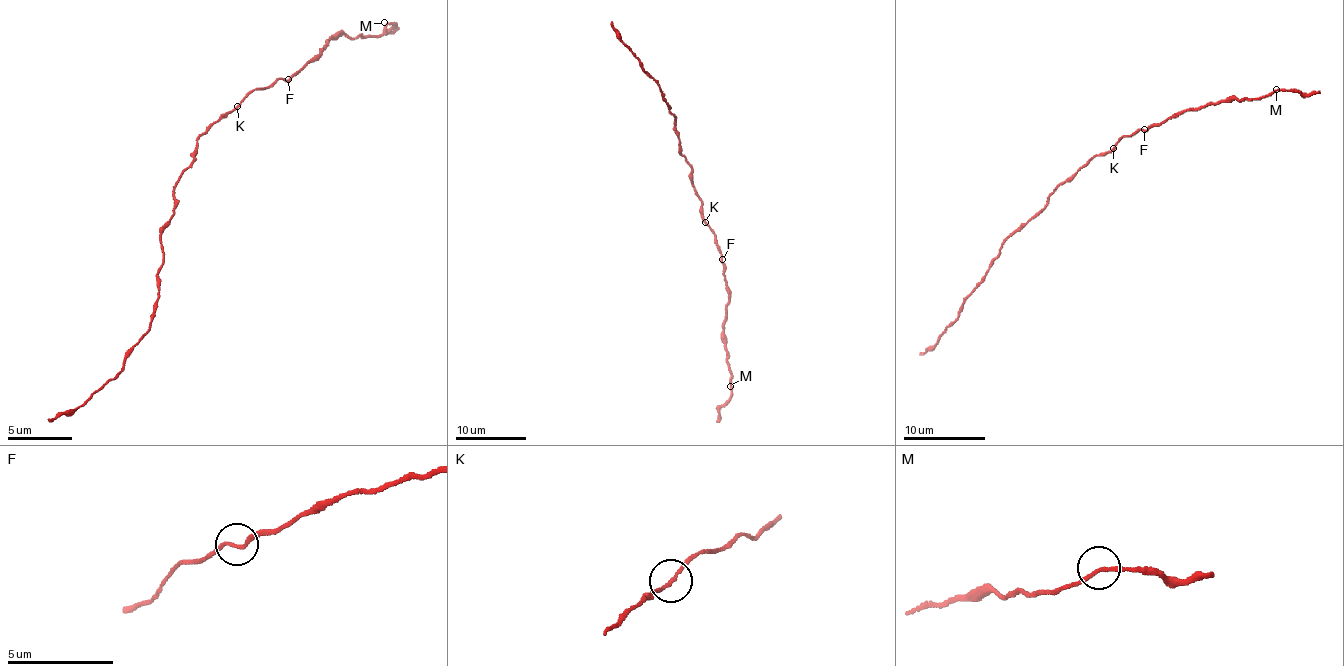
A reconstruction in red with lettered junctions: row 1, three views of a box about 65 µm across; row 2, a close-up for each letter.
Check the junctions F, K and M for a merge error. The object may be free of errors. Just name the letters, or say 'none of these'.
none of these

